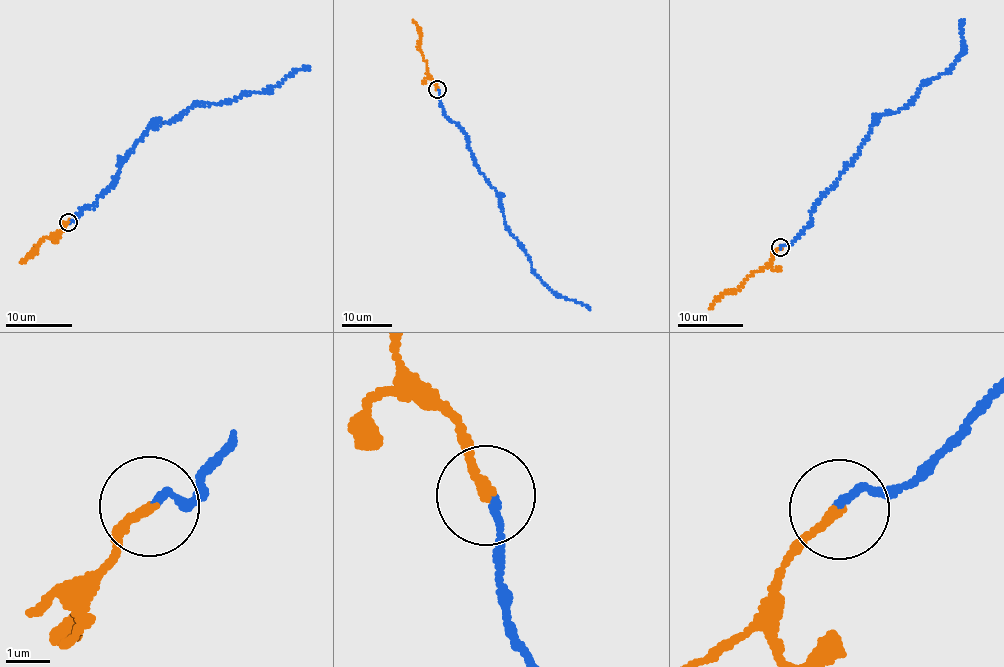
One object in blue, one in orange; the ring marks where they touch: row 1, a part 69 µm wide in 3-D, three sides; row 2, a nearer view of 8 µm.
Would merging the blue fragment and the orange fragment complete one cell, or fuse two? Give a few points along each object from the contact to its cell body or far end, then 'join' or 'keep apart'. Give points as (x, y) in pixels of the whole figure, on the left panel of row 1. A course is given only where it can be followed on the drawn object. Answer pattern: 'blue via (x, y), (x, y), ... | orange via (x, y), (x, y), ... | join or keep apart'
blue via (68, 222), (112, 187), (123, 158), (155, 121), (169, 123), (193, 105), (262, 92), (309, 67) | orange via (68, 222), (53, 236), (39, 242), (22, 261) | join

